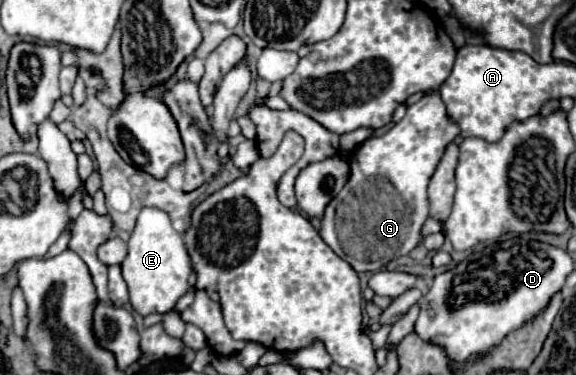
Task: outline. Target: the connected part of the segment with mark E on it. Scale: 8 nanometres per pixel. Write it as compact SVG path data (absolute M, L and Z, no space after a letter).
M144 207L128 241L128 255L122 261L122 275L128 283L130 303L142 317L150 313L168 313L176 301L188 291L188 277L192 273L188 251L182 237L170 223L170 217L154 207Z

